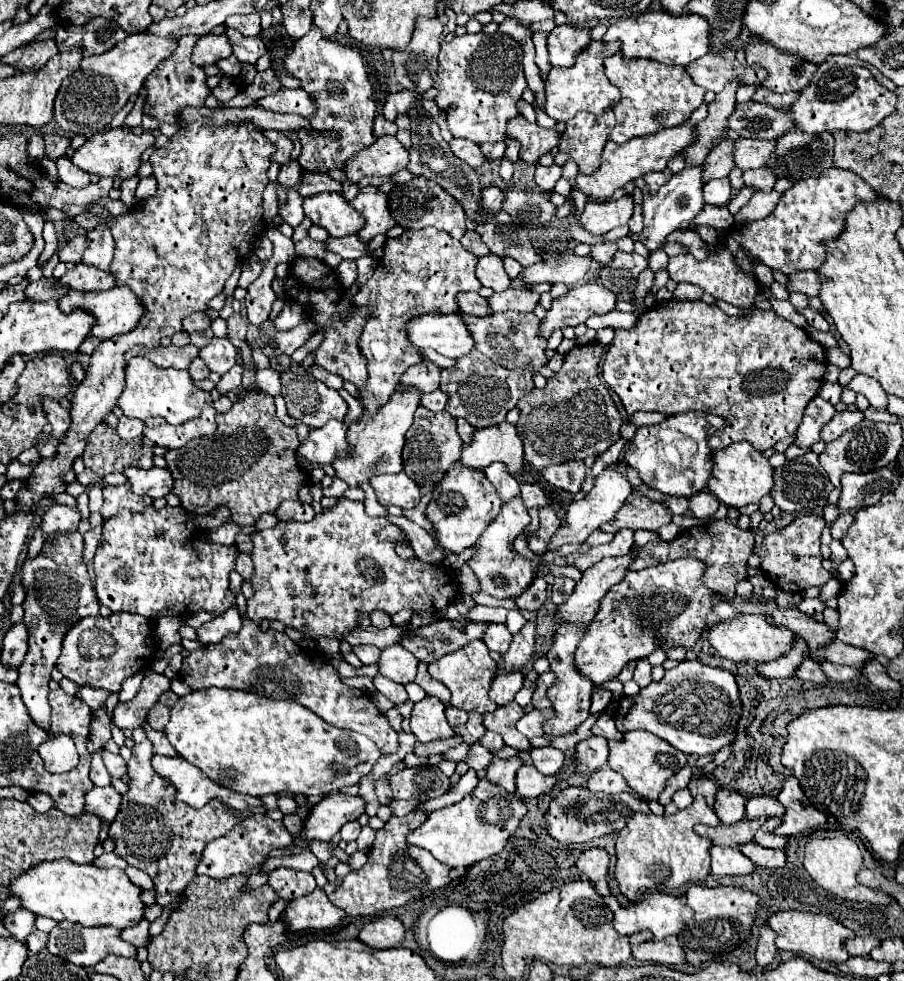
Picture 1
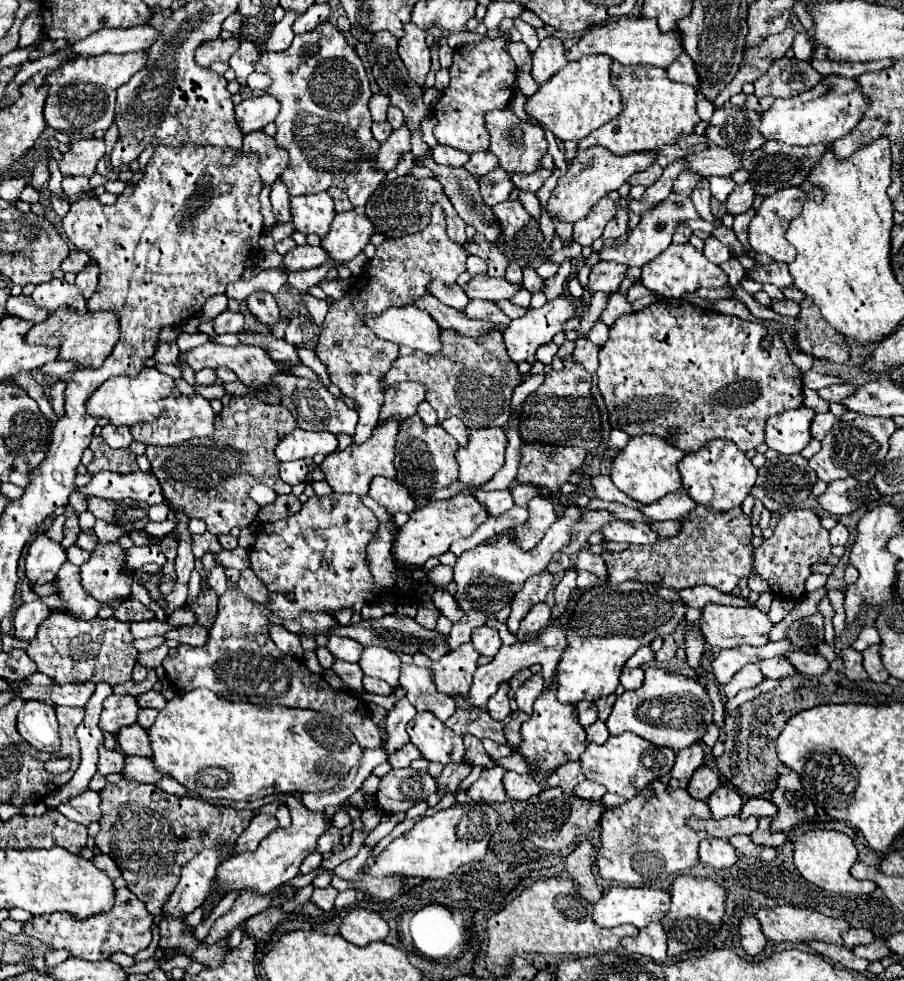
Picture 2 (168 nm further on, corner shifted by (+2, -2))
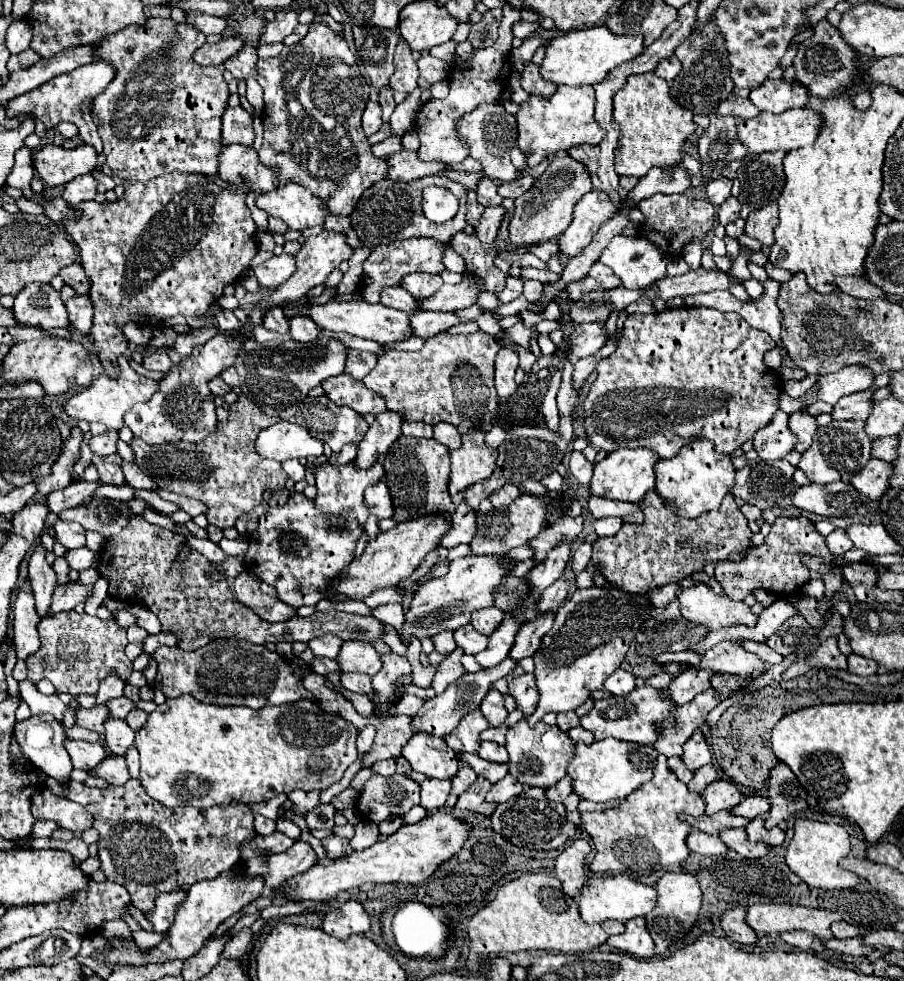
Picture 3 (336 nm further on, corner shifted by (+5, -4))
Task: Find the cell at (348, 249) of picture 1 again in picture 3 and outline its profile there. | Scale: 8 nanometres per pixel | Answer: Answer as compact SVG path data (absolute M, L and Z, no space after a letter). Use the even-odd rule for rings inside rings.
M281 254L281 256L273 256L271 260L257 266L255 276L263 288L275 290L275 286L281 286L281 282L285 282L293 274L295 268L297 268L295 258L289 254Z

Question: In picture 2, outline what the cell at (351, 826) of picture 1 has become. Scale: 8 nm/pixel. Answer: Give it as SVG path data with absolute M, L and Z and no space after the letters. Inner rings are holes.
M328 828L316 842L316 850L320 854L326 854L326 852L332 852L334 844L340 842L340 830L338 828Z

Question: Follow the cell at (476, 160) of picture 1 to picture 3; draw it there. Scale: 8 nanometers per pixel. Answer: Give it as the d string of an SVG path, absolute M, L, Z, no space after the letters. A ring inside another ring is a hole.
M407 150L391 154L387 158L387 164L389 164L387 176L391 180L401 180L401 182L411 182L411 180L431 176L431 174L437 174L437 172L449 168L441 162L425 162L425 160L417 158L415 152L407 152Z

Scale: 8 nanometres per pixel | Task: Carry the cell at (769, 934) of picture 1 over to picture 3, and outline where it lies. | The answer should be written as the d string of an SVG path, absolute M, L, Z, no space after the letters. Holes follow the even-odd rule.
M731 908L721 916L721 928L725 930L727 938L737 944L755 944L757 934L751 926L745 922L745 910L743 908Z

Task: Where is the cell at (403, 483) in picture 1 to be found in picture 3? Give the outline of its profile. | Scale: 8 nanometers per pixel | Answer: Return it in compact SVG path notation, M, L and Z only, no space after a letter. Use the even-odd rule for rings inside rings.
M385 482L373 484L365 490L365 506L377 518L391 518L393 516L393 500Z

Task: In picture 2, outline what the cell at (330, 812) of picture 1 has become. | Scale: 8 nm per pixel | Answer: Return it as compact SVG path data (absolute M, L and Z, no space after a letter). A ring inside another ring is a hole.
M168 776L163 777L155 785L159 789L161 789L169 794L173 794L173 795L177 795L177 796L188 796L188 797L197 798L197 799L200 798L200 799L204 799L207 802L209 802L213 805L216 805L216 806L230 807L230 808L234 808L237 810L257 811L263 805L271 803L275 800L280 800L280 801L286 803L286 806L288 806L288 808L290 808L290 812L292 812L292 826L290 826L290 828L286 828L286 830L282 830L282 828L278 828L278 830L276 830L276 832L272 832L272 836L268 836L268 838L264 838L264 840L262 840L262 842L260 842L260 846L258 846L258 848L256 848L256 850L254 850L254 852L242 852L242 854L236 854L236 856L232 856L232 858L228 858L228 860L224 860L224 864L220 864L220 866L218 866L218 868L216 868L216 878L214 878L214 884L212 884L212 888L210 888L210 892L208 892L208 896L206 896L206 900L204 900L204 902L202 902L202 906L200 906L200 908L202 908L202 914L204 914L204 916L202 916L202 918L208 918L208 916L210 916L210 914L212 914L212 910L214 910L214 906L216 906L216 904L218 904L218 900L222 900L222 898L224 898L224 896L226 896L226 894L230 894L230 892L240 892L240 890L246 890L246 888L250 888L250 890L252 890L252 892L256 892L256 894L260 894L260 896L262 896L262 894L268 894L268 892L272 892L272 890L276 890L276 888L278 888L278 886L282 886L282 884L286 884L286 882L290 882L290 880L292 880L292 878L296 878L296 876L298 876L298 874L300 874L300 864L302 864L302 860L304 860L304 858L306 858L306 856L308 856L308 854L312 854L312 852L314 852L314 850L316 850L316 836L320 836L320 834L324 834L324 832L326 832L326 830L328 830L328 828L330 828L330 820L326 820L326 818L324 818L324 812L310 812L310 810L308 810L308 808L306 808L306 806L302 806L302 804L300 804L300 802L298 802L298 800L296 800L292 795L289 795L289 794L274 793L274 794L268 795L262 799L257 799L257 800L253 800L253 801L231 801L231 800L224 800L224 799L202 798L199 794L196 794L196 792L190 792L190 791L186 790L186 788L184 788L184 786L182 786L181 784L176 782L176 780L174 780L172 777L168 777Z

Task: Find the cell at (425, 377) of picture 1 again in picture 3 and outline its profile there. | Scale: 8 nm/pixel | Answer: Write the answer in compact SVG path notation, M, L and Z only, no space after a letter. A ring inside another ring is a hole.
M383 412L375 416L375 422L369 426L365 438L359 442L359 452L355 464L359 468L369 468L379 456L385 456L389 446L401 436L401 414Z

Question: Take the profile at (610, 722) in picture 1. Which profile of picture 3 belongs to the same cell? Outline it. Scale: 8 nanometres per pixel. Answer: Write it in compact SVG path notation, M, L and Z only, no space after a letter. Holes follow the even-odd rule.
M577 726L577 728L569 730L569 736L571 736L575 742L585 742L585 744L595 742L593 734L589 734L589 730L585 730L585 728L581 728L581 726Z

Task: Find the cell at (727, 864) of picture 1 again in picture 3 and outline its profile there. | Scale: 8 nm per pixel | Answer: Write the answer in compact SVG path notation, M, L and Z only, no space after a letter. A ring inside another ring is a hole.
M695 830L687 838L687 846L689 846L689 850L703 854L703 856L721 856L729 850L719 840L719 836L711 836L711 834L705 834L705 832L695 832Z

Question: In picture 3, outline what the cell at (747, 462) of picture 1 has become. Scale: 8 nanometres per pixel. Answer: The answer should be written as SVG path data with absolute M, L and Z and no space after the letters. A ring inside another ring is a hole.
M693 440L675 458L657 462L657 494L661 494L677 514L697 518L719 508L723 498L731 494L735 472L737 470L731 464L731 456L713 450L713 442Z

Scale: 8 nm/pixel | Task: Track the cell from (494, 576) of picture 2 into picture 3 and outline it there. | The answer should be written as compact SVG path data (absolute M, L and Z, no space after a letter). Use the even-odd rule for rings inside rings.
M463 556L449 562L449 572L443 578L433 578L419 586L413 596L411 608L405 614L403 636L435 636L445 628L459 628L471 620L471 614L481 608L493 606L495 590L513 572L517 560L505 556Z

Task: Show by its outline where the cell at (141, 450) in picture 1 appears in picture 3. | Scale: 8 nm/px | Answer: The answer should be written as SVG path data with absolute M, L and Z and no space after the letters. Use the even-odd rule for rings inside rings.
M93 454L93 464L99 472L99 480L105 482L105 484L123 484L125 482L125 476L123 476L123 470L121 470L121 464L123 464L123 458L119 454L111 454L111 456L97 456Z

